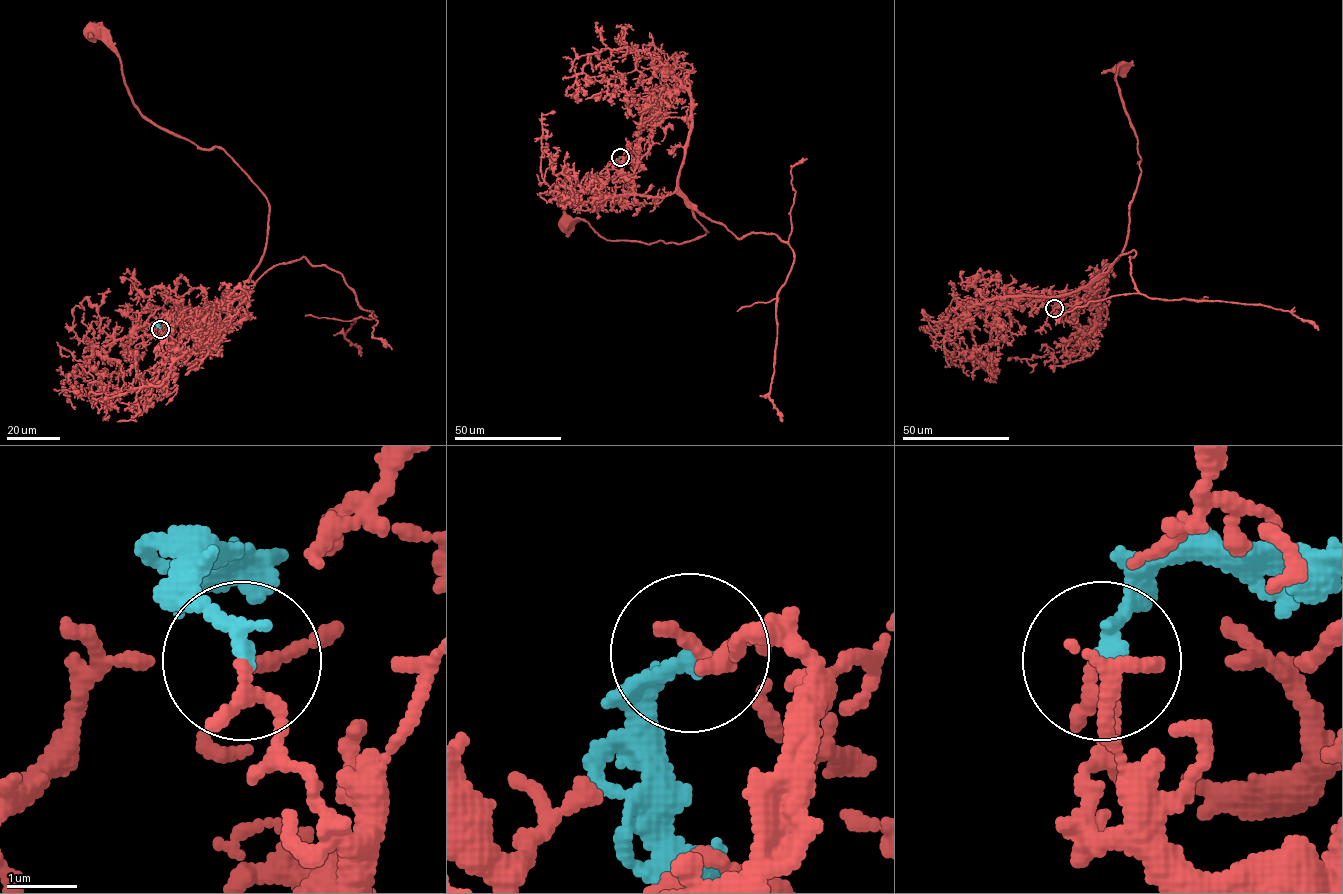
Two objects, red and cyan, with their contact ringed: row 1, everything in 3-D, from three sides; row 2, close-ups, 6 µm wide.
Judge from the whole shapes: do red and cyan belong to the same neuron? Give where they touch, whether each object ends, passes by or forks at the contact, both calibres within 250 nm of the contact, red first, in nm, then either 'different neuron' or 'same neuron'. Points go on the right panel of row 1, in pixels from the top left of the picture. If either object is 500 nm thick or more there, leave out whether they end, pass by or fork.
place (1054, 308); red ends; cyan ends; calibres 200 and 240 nm; different neuron

